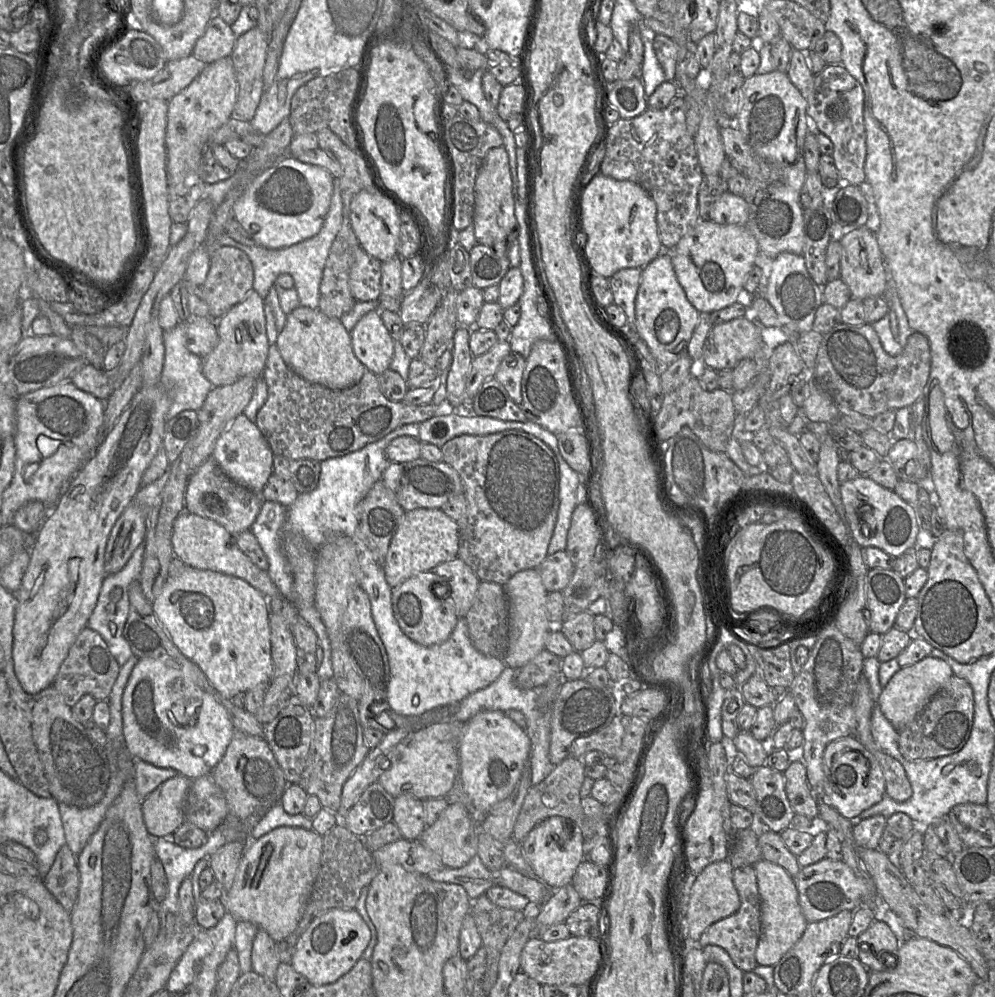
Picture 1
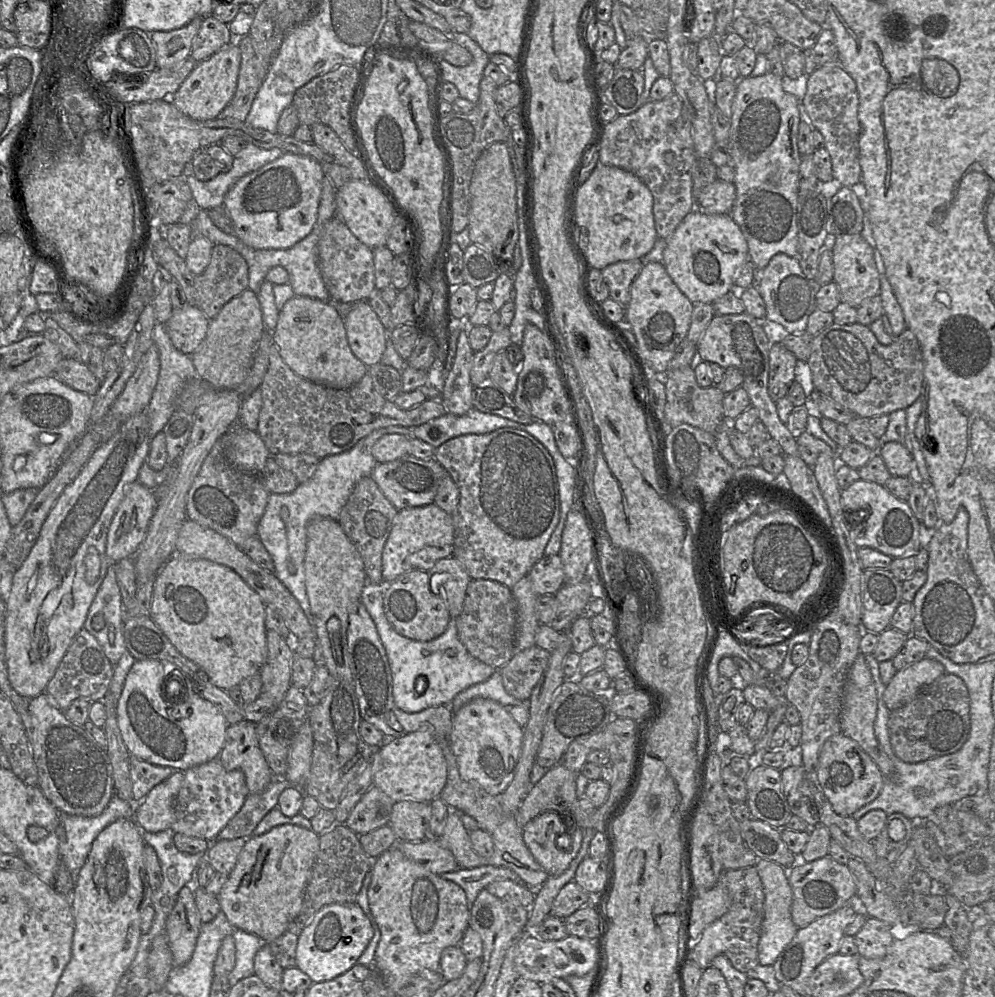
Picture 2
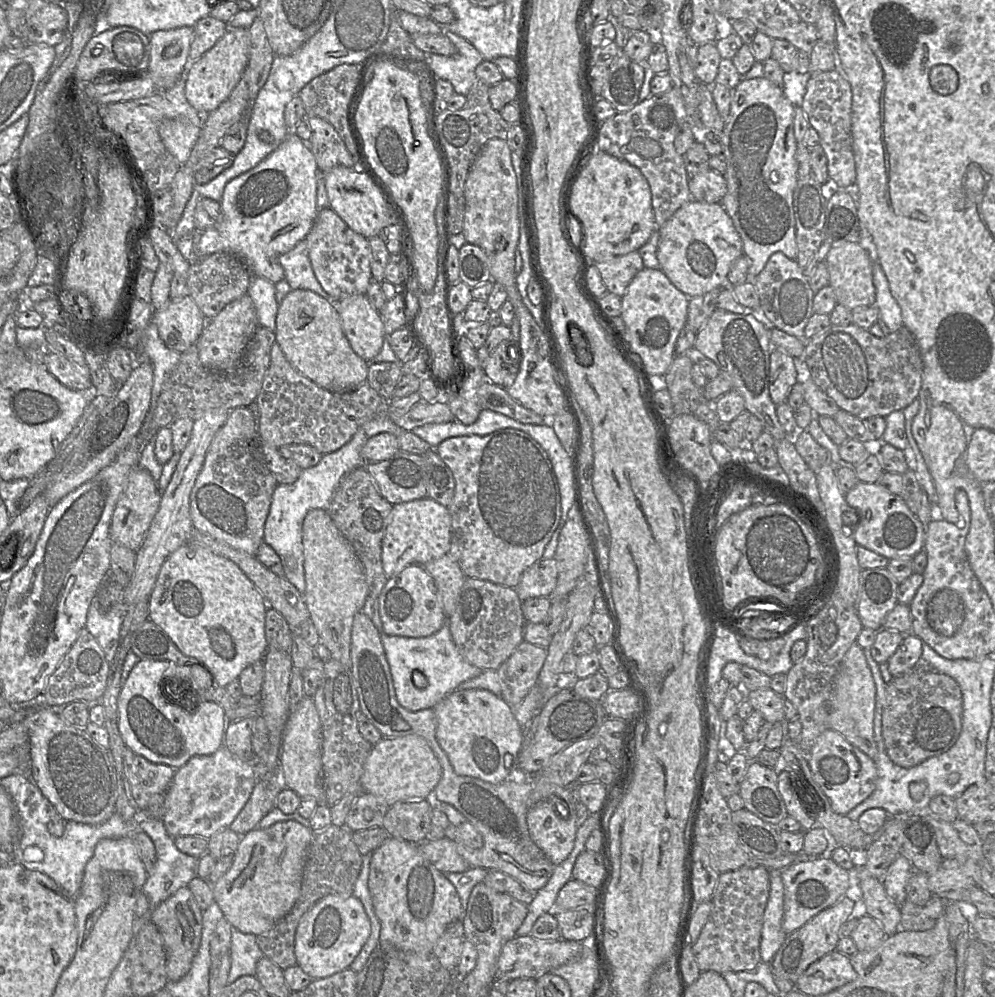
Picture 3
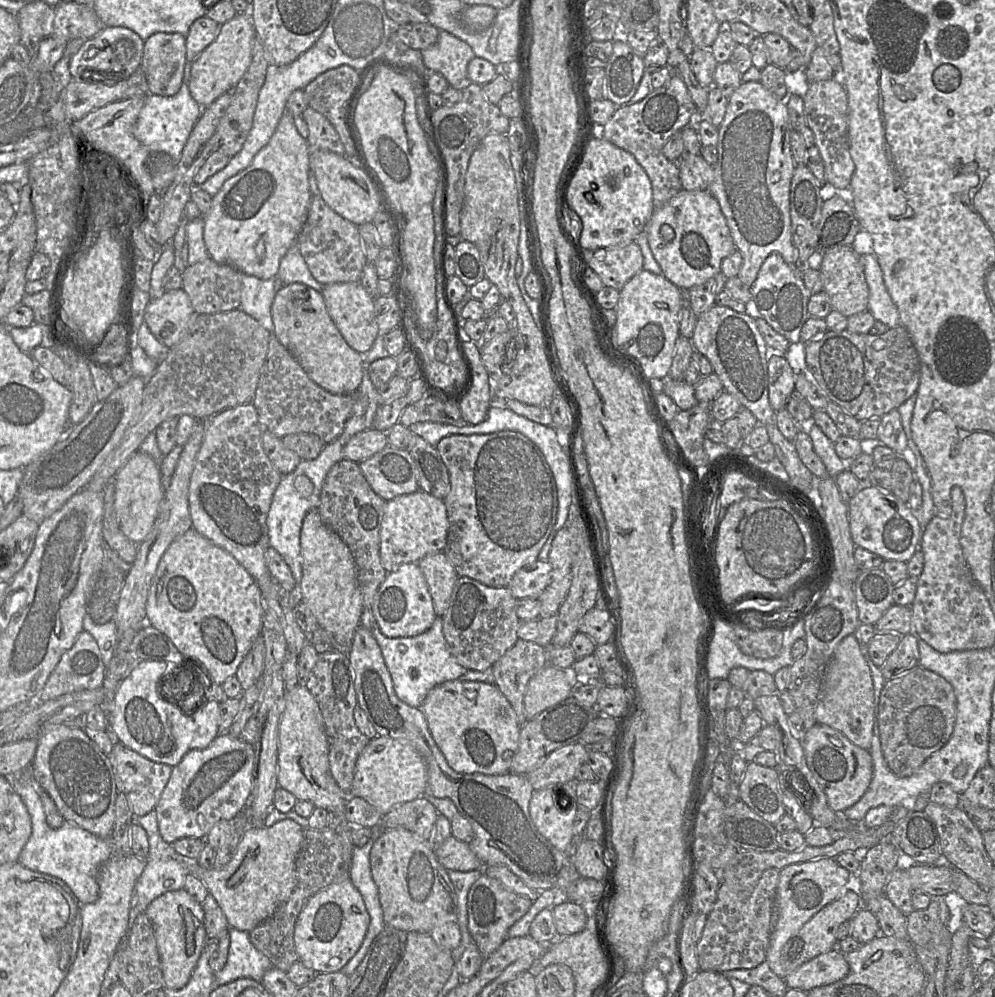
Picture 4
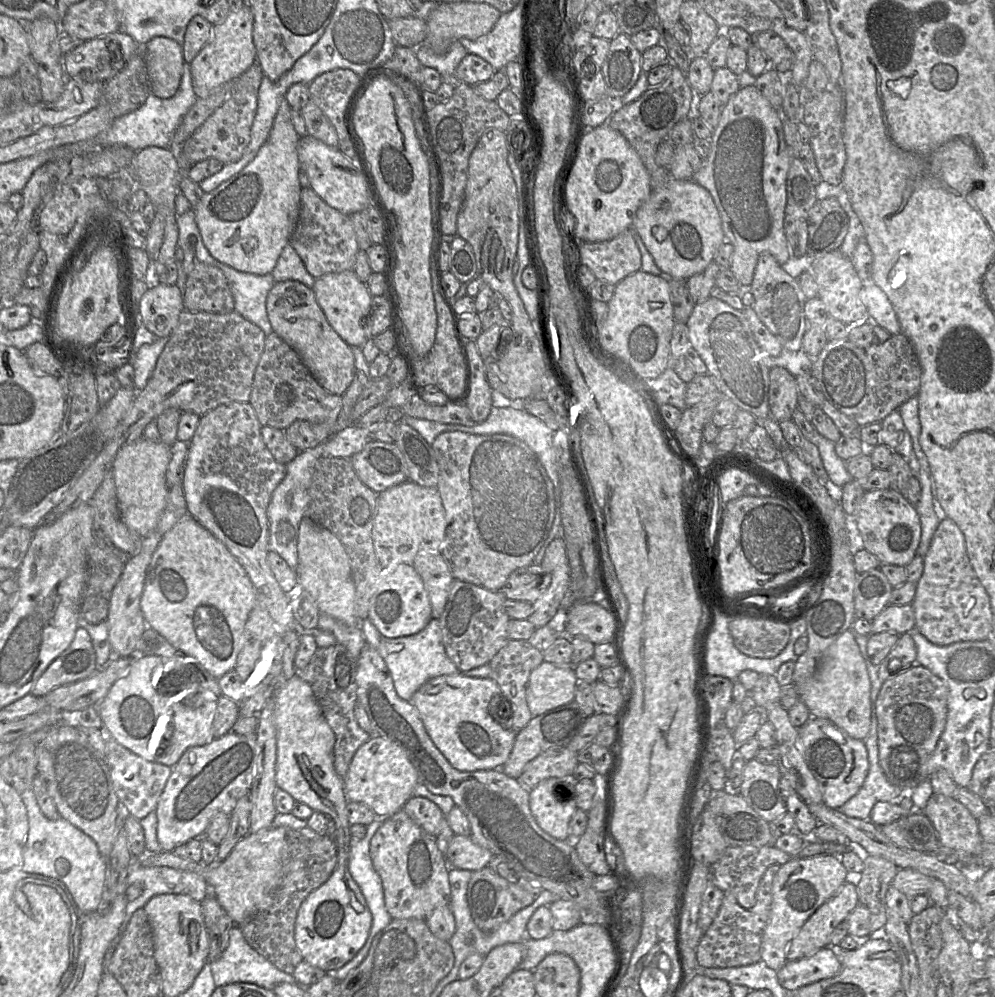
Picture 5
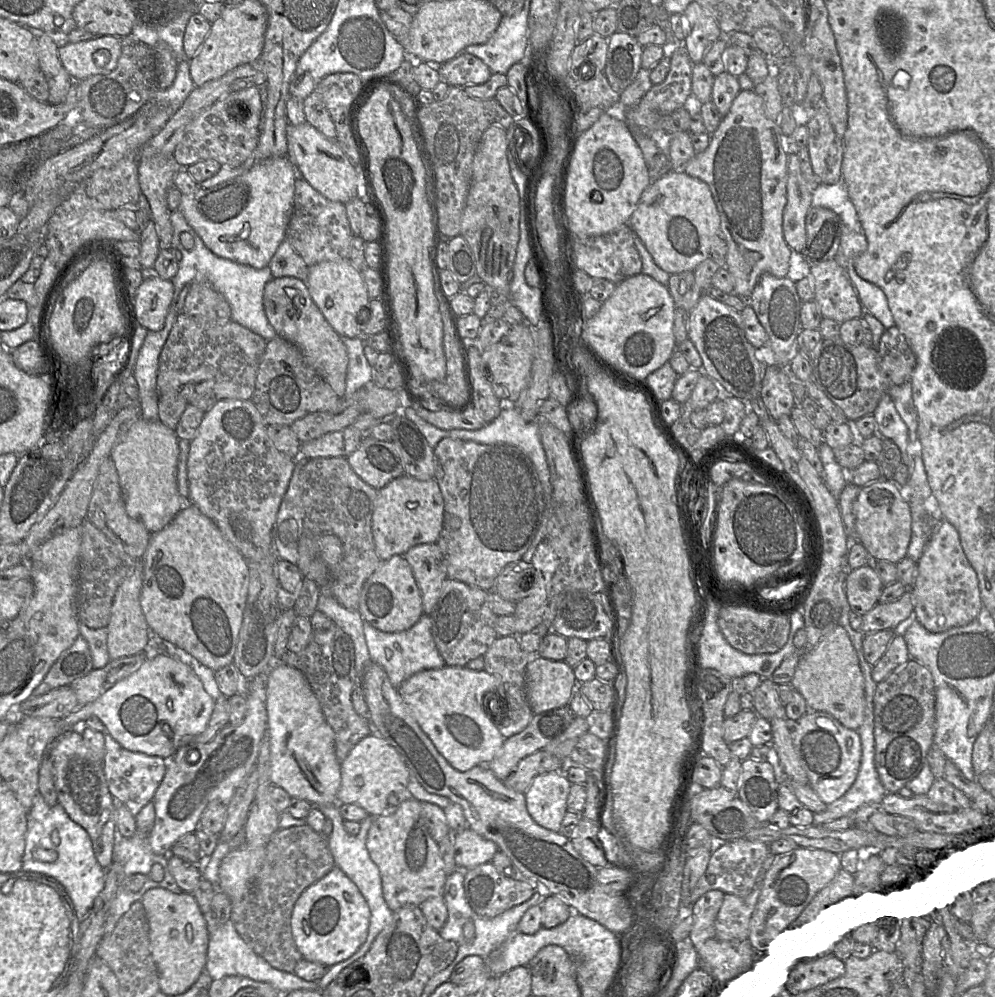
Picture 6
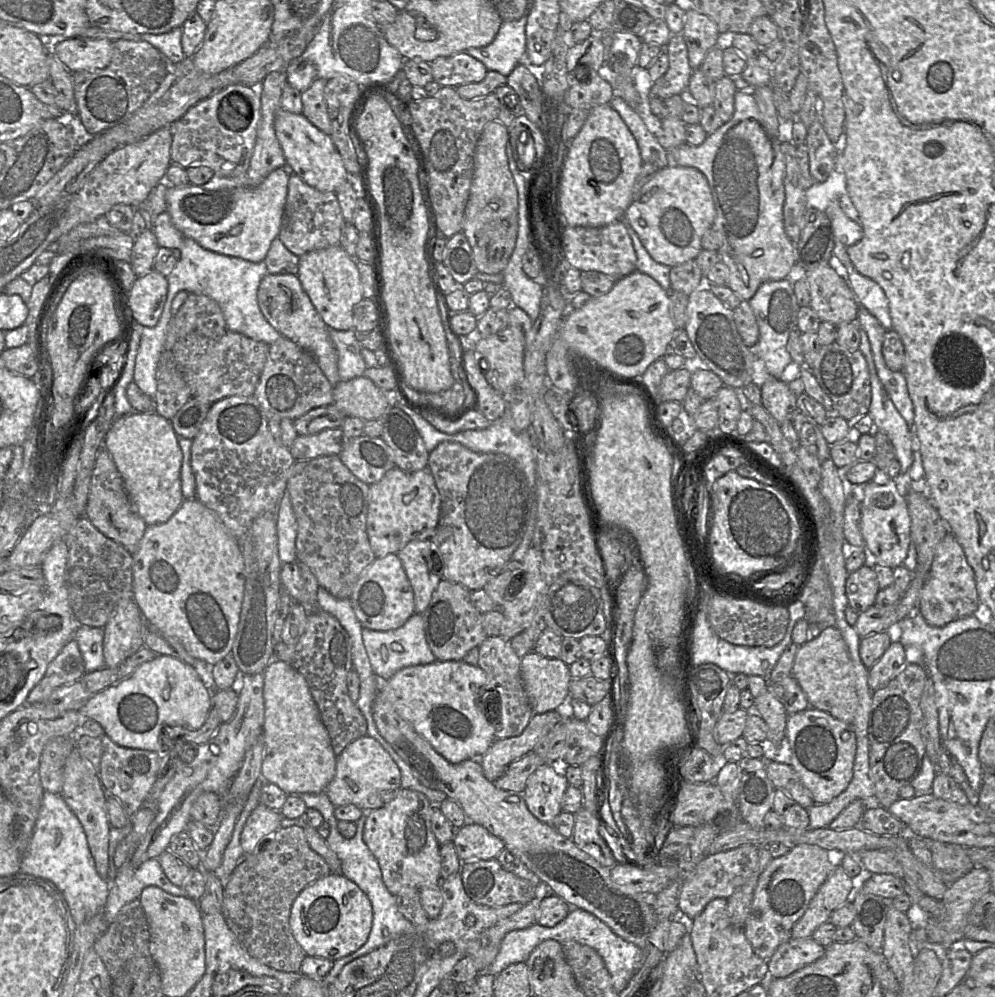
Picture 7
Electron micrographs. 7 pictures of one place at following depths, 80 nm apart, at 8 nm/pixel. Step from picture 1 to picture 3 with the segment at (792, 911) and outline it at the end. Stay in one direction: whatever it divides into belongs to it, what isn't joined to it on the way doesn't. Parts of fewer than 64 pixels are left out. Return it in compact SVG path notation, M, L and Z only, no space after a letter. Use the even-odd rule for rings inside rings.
M769 869L770 893L764 913L760 952L762 962L771 963L787 938L782 928L784 885L781 871Z

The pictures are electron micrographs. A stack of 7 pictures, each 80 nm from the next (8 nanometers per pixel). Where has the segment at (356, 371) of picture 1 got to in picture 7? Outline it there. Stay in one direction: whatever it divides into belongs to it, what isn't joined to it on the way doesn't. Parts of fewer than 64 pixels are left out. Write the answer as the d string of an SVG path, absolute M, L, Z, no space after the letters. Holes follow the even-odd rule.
M268 273L260 281L257 302L264 318L282 337L296 343L316 359L332 386L343 381L339 375L338 353L330 338L330 328L315 309L297 275Z

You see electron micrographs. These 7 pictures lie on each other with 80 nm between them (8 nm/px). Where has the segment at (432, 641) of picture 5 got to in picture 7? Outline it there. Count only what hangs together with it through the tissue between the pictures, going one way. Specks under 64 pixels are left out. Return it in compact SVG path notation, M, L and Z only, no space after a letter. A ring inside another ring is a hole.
M420 613L412 614L401 627L393 630L376 631L362 628L362 640L373 672L380 681L389 679L401 668L429 664L436 660L427 643L424 620Z

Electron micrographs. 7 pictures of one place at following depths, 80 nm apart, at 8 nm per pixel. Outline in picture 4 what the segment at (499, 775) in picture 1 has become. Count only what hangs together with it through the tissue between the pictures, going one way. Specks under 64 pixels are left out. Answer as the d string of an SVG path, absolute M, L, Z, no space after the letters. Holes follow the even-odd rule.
M460 679L445 681L428 692L421 710L433 740L455 772L486 775L509 772L511 761L506 761L503 754L518 749L521 725L495 684Z

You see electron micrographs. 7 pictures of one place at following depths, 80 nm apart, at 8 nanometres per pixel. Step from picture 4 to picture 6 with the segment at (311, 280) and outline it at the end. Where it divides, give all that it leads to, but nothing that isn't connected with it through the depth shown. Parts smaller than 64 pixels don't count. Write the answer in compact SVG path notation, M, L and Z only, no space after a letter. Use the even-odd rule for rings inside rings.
M286 239L278 246L268 267L273 278L289 276L305 282L308 278L309 267Z

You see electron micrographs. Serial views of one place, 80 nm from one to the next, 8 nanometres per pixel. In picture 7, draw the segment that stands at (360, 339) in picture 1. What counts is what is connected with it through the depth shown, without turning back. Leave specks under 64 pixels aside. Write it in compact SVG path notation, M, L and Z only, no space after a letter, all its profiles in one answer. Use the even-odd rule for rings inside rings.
M340 245L310 251L299 257L297 277L330 329L341 331L354 329L354 307L364 299L356 261L360 260L351 257Z

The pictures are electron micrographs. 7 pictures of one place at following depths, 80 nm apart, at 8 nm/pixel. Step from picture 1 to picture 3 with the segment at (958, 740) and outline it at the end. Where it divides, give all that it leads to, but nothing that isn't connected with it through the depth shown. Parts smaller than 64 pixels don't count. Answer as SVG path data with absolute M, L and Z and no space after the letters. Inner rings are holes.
M925 664L893 677L886 687L882 712L882 736L890 760L902 768L912 768L946 752L960 736L962 712L962 692L952 677Z

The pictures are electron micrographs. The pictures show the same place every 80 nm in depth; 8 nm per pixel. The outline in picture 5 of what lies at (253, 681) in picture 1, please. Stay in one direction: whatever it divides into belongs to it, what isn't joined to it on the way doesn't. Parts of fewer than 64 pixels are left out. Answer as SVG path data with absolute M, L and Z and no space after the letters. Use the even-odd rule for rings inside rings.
M187 514L164 535L152 556L150 565L147 569L144 590L141 597L141 610L148 627L151 627L165 637L176 649L182 651L187 656L195 658L209 674L218 680L226 673L235 670L238 655L245 644L245 625L250 612L257 603L256 589L243 566L220 540L209 530L204 528L194 517Z

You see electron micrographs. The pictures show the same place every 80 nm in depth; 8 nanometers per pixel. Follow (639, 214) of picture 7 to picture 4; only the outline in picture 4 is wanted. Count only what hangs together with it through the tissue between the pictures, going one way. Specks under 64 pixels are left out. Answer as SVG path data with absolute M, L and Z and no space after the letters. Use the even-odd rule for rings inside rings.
M680 190L663 206L655 208L643 231L647 232L650 249L662 268L663 275L681 290L689 290L721 272L722 260L738 251L720 205L708 190Z

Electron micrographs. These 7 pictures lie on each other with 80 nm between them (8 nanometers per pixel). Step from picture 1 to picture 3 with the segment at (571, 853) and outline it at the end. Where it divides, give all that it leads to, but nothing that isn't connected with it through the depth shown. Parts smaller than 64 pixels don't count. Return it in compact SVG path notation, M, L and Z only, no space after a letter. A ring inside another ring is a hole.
M561 799L540 801L527 811L531 839L556 866L571 853L578 827L576 810Z

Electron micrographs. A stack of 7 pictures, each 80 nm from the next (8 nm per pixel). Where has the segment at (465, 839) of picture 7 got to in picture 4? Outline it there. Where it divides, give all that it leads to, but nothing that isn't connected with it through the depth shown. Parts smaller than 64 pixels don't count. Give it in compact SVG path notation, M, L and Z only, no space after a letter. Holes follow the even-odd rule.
M451 835L441 844L434 846L434 853L446 870L467 872L484 869L484 865L470 849L469 844Z

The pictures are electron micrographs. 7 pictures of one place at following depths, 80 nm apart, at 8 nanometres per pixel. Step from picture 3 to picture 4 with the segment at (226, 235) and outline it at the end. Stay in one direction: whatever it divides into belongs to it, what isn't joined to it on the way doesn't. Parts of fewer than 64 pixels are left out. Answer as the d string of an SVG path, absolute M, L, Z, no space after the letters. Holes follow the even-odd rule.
M284 111L268 144L254 157L251 164L227 179L212 197L211 208L203 214L203 240L209 256L221 264L229 264L239 272L261 280L277 278L280 260L294 245L307 220L312 193L309 186L310 146L297 131L294 117Z

